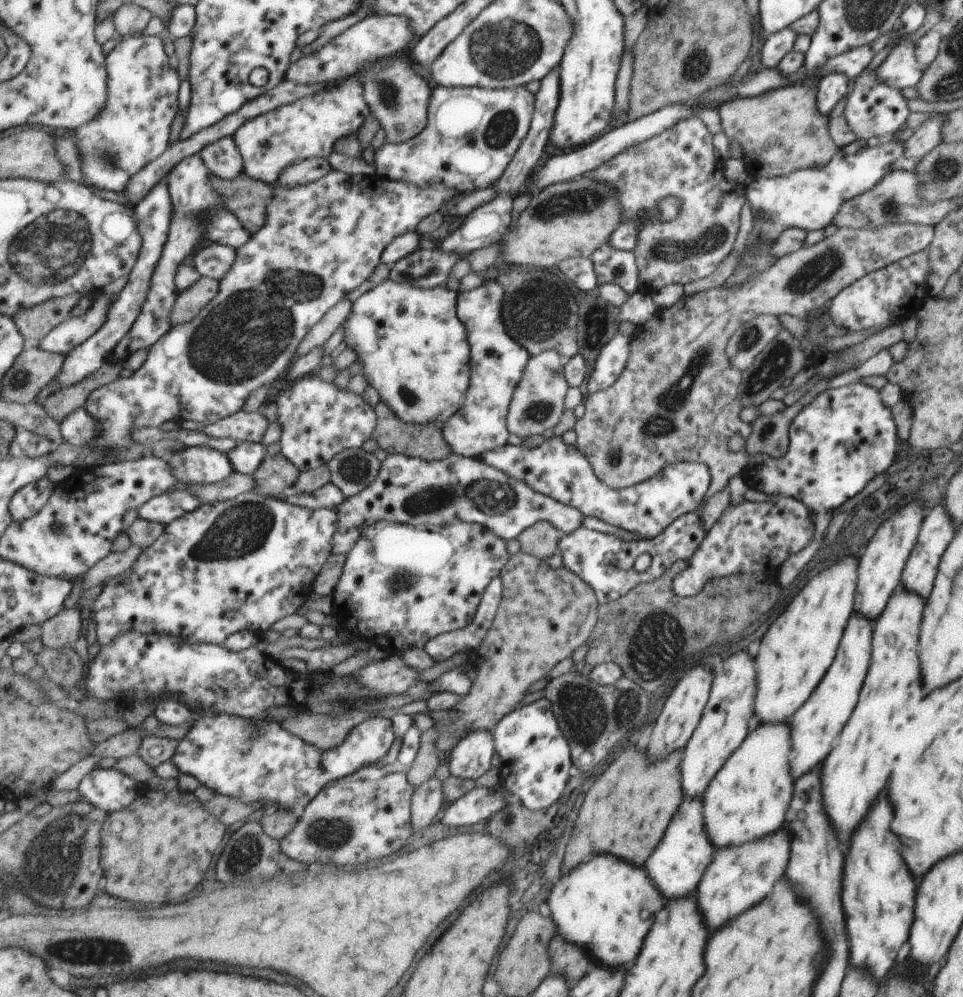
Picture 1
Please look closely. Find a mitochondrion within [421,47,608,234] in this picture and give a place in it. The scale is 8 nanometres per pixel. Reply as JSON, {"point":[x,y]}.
{"point":[500,130]}

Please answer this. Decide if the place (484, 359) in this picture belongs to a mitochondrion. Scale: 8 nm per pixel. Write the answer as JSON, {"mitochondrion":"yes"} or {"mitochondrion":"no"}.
{"mitochondrion":"no"}

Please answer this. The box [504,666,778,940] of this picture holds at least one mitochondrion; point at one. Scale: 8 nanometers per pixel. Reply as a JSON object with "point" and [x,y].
{"point":[587,716]}

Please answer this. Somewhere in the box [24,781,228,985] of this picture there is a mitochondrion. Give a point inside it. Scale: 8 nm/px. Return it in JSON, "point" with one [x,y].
{"point":[99,952]}

